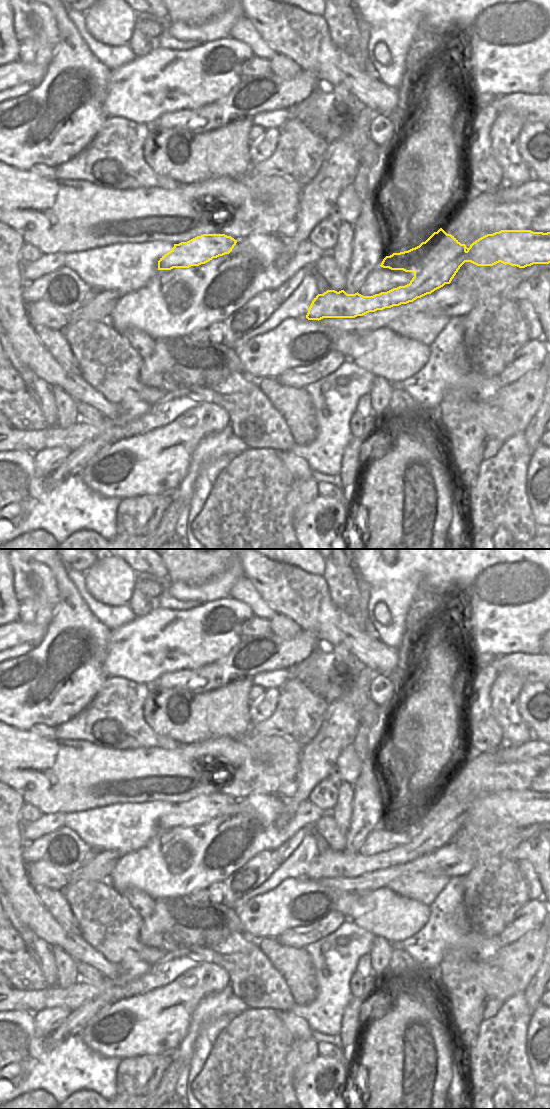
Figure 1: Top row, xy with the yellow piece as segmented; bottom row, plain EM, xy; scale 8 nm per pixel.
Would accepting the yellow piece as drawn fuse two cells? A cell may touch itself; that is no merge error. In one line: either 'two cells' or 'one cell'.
two cells

